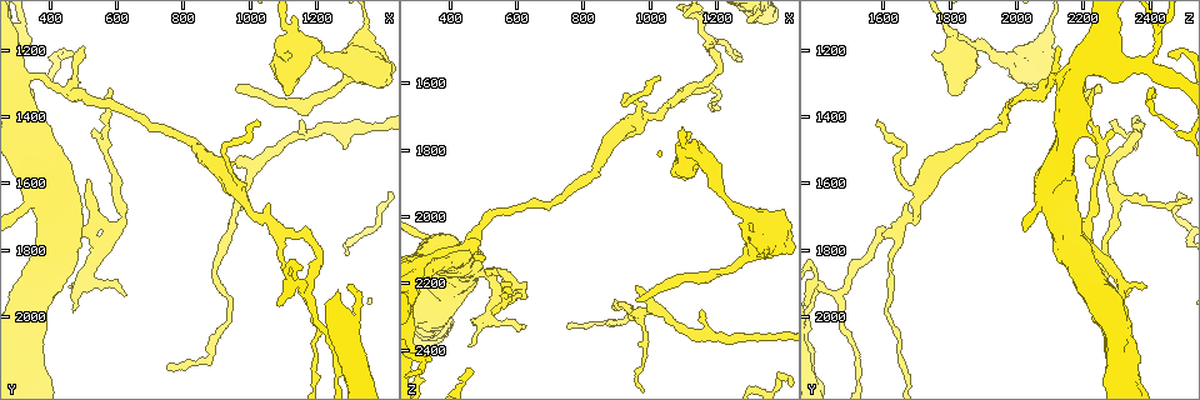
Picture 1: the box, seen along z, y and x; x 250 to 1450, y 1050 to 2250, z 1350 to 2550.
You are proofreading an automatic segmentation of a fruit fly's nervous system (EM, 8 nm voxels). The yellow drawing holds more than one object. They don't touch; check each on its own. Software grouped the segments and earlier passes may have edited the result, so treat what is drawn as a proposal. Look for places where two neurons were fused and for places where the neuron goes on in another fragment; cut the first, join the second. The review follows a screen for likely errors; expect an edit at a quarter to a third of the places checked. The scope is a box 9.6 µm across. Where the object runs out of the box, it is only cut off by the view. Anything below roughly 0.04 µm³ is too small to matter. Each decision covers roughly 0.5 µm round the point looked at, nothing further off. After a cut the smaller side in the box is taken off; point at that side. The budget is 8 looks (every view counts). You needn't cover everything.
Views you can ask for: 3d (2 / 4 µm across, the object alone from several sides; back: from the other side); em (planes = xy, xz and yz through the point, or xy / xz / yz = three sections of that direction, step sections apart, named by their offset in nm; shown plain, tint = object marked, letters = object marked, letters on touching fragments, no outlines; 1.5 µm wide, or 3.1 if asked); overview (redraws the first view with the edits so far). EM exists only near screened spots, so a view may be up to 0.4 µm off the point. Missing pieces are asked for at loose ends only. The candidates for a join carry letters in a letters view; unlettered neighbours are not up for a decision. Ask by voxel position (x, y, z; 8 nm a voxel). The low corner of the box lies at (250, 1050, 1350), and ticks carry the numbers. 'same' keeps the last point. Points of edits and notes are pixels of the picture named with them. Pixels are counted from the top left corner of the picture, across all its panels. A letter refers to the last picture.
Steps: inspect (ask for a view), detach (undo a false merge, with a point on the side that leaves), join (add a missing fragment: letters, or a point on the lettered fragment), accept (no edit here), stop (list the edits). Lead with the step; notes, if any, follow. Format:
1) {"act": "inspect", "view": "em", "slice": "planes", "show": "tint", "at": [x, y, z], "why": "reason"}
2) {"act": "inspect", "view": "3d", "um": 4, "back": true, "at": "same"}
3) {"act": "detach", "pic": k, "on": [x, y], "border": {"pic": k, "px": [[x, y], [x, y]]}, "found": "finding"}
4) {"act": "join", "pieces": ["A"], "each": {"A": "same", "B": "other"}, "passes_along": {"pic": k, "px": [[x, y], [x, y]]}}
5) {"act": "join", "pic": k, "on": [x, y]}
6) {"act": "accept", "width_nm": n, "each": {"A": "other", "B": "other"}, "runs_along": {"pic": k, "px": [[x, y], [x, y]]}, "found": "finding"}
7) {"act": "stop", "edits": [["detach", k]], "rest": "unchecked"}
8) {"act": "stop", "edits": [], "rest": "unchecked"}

{"act": "inspect", "view": "em", "slice": "planes", "show": "tint", "at": [1110, 1120, 1790], "why": "sudden change in width"}

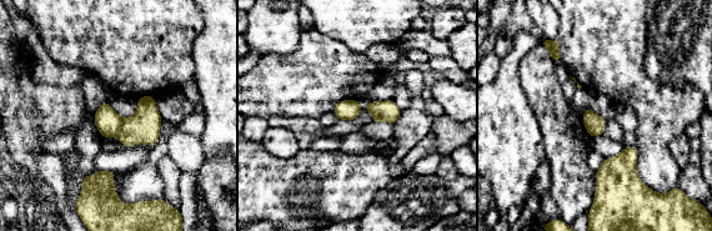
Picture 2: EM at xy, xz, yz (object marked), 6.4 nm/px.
{"act": "inspect", "view": "em", "slice": "planes", "show": "letters", "at": "same", "why": "see the neighbours"}

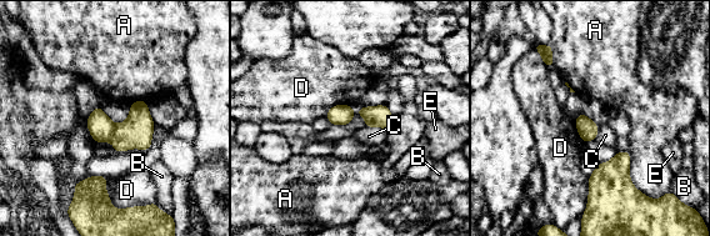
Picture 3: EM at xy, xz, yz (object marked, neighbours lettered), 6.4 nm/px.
{"act": "detach", "pic": 3, "on": [101, 127], "width_nm": 130, "each": {"A": "other", "B": "other", "C": "other", "D": "other", "E": "other"}, "border": {"pic": 3, "px": [[115, 125], [110, 140]]}, "found": "two neurons meet here"}

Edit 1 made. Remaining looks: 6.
{"act": "inspect", "view": "3d", "um": 2, "at": [1160, 1410, 2280], "why": "an open end"}

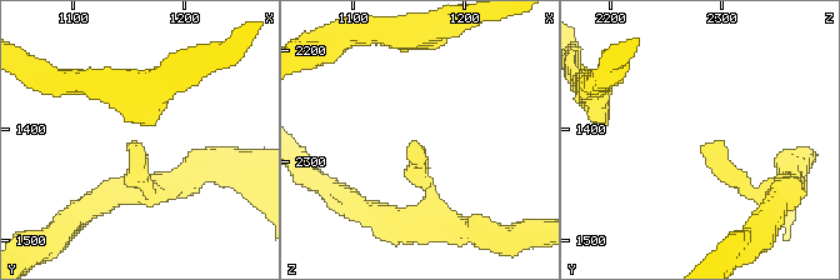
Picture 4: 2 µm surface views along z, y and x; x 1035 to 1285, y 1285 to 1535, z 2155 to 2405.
{"act": "inspect", "view": "em", "slice": "planes", "show": "plain", "at": [1150, 1414, 2282], "why": "need the tissue"}

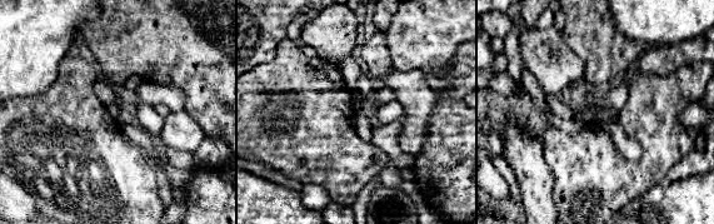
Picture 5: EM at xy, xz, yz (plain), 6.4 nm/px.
{"act": "inspect", "view": "em", "slice": "planes", "show": "letters", "at": "same"}

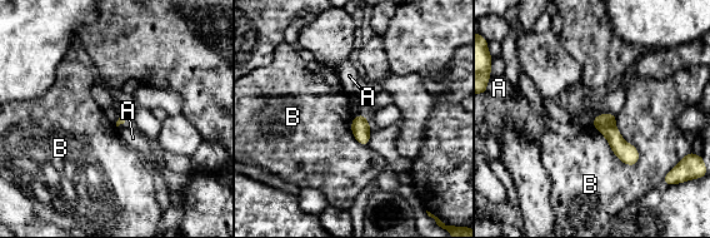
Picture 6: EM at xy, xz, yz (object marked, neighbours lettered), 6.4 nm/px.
{"act": "accept", "each": {"A": "other", "B": "other"}, "border": {"pic": 6, "px": [[591, 124], [623, 162], [638, 162]]}, "found": "none of them fits"}

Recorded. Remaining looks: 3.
{"act": "inspect", "view": "3d", "um": 4, "at": [960, 1310, 2260], "why": "long arm stops here"}

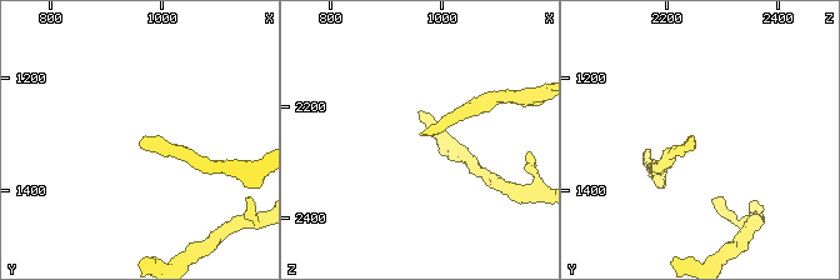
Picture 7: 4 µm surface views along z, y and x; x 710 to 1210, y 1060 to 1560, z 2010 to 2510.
{"act": "inspect", "view": "em", "slice": "xz", "step": 4, "show": "letters", "at": [960, 1315, 2255]}

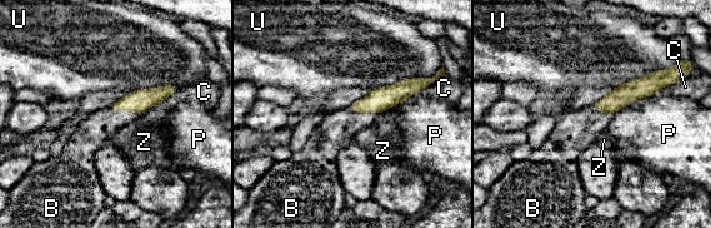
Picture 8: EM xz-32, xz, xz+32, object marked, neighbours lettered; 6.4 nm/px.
{"act": "inspect", "view": "em", "slice": "planes", "show": "letters", "at": "same", "why": "another direction"}

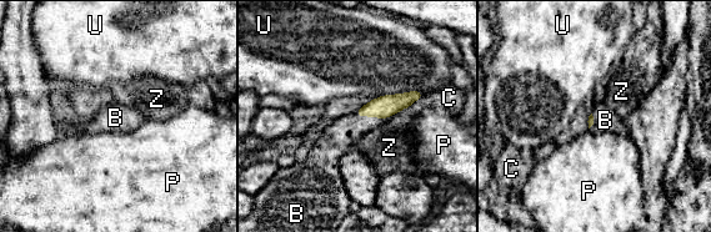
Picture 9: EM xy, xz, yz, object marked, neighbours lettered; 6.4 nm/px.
{"act": "join", "pieces": ["B"], "each": {"B": "same", "C": "other", "P": "other", "U": "other", "Z": "other"}, "passes_along": {"pic": 9, "px": [[387, 105], [369, 116], [338, 137]]}, "found": "it goes on there"}

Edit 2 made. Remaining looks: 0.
{"act": "stop", "edits": [["detach", 3], ["join", 9]], "rest": "unchecked"}

